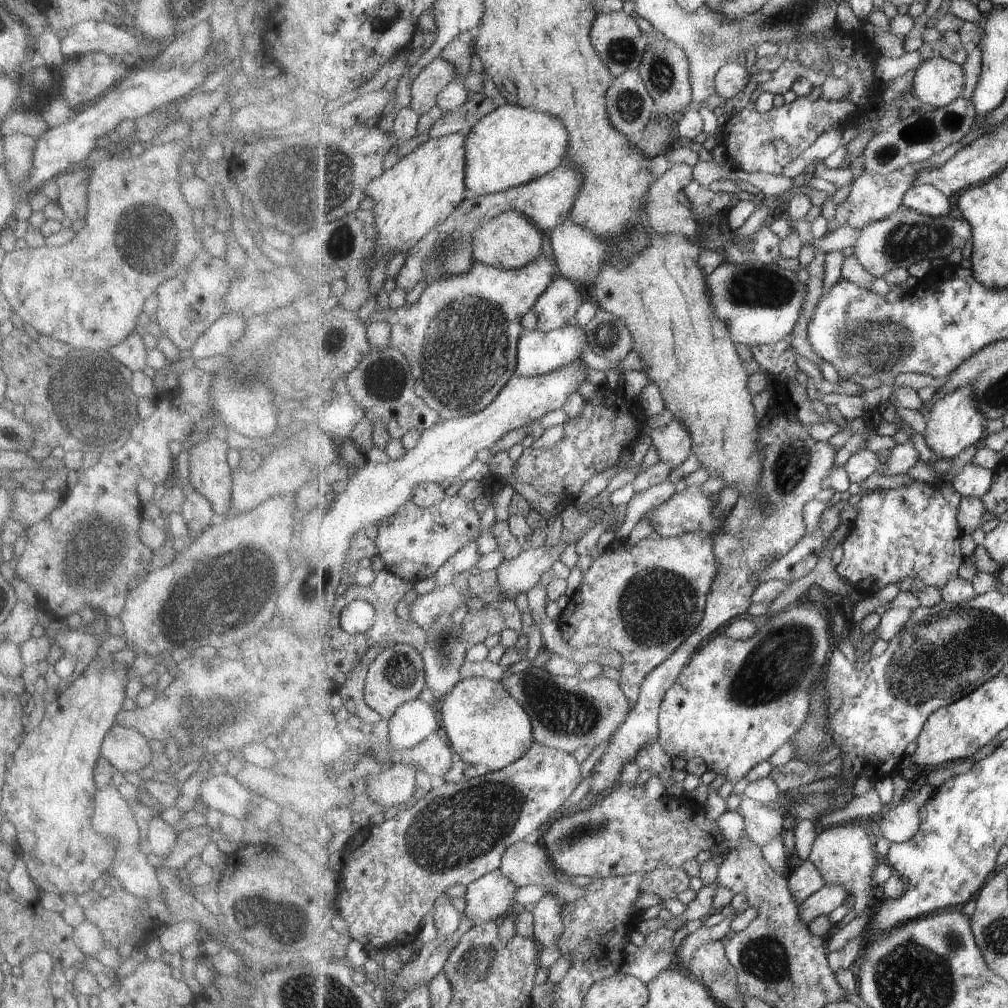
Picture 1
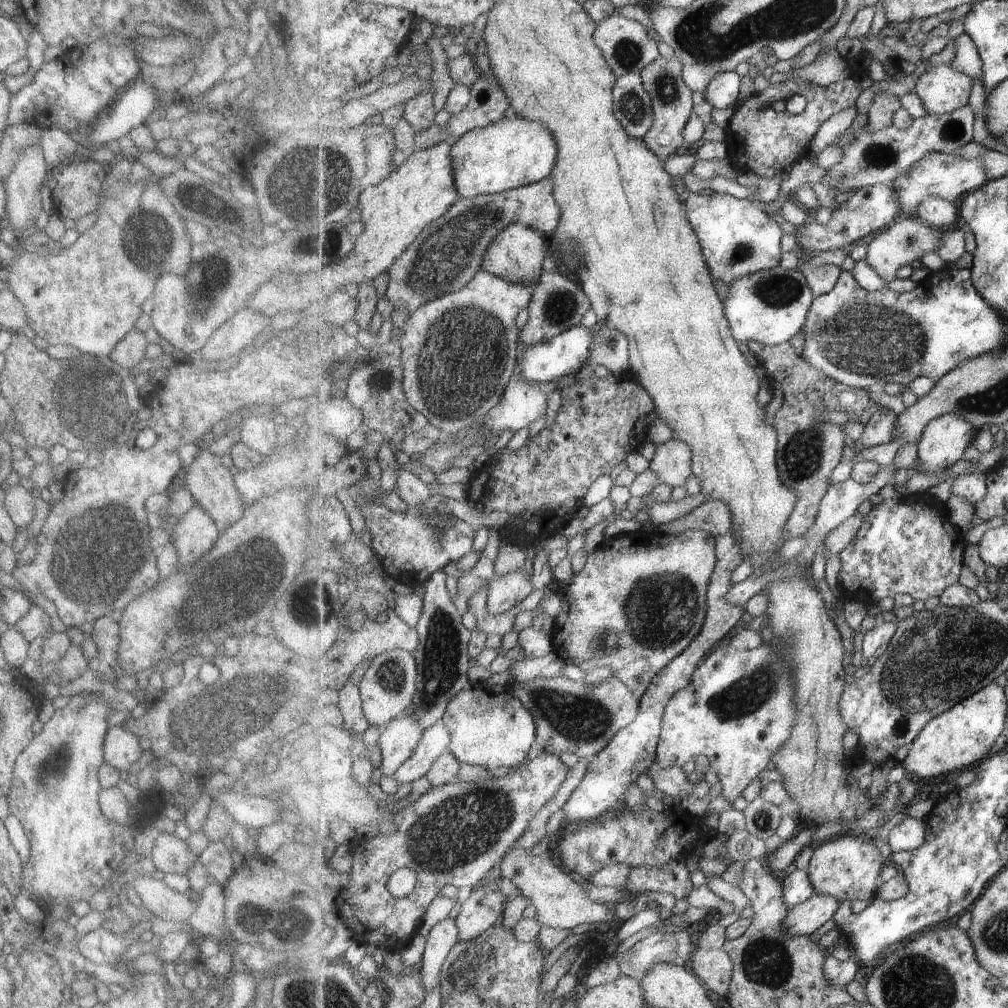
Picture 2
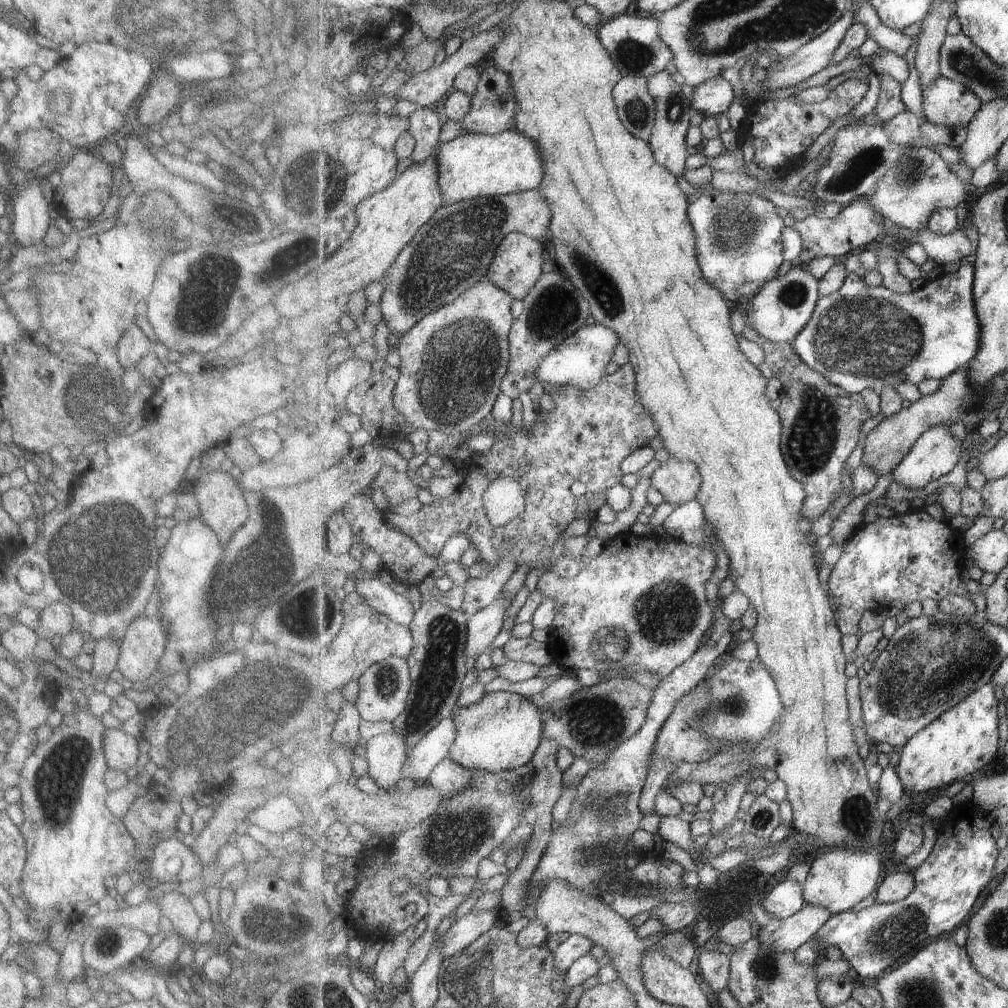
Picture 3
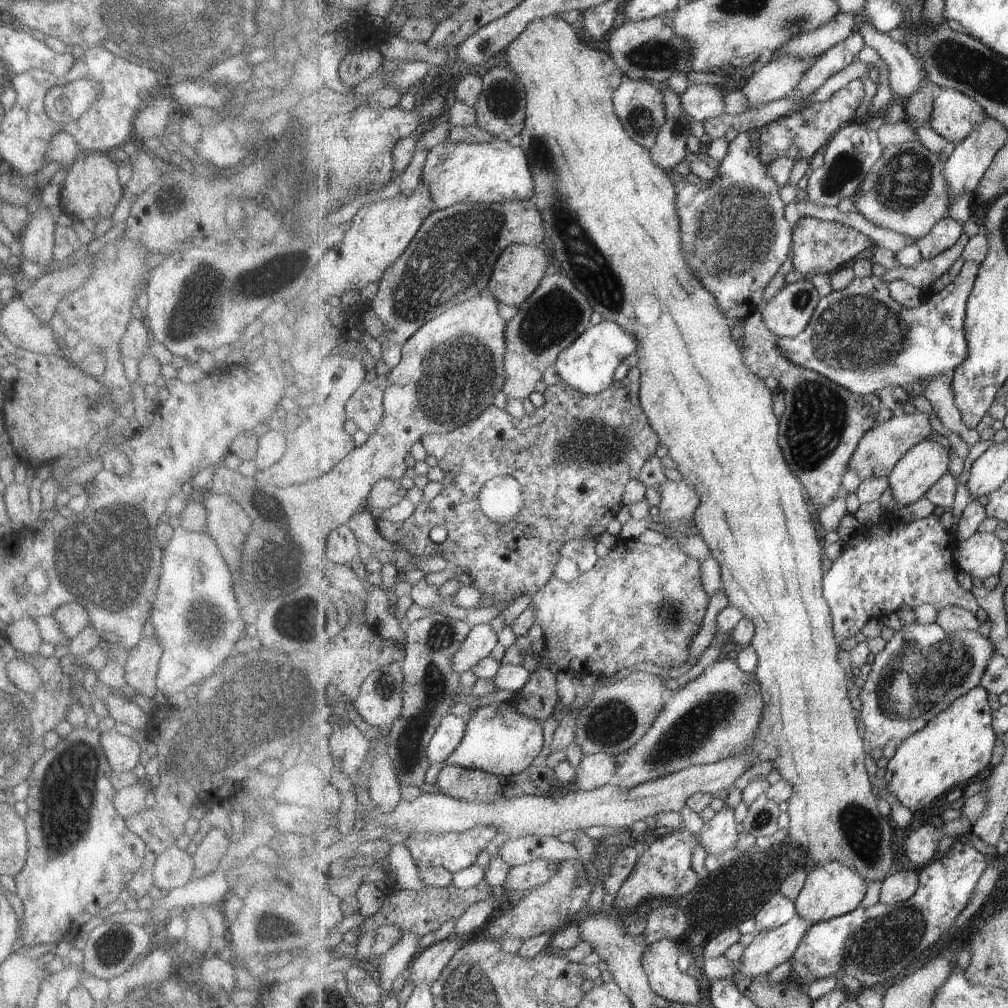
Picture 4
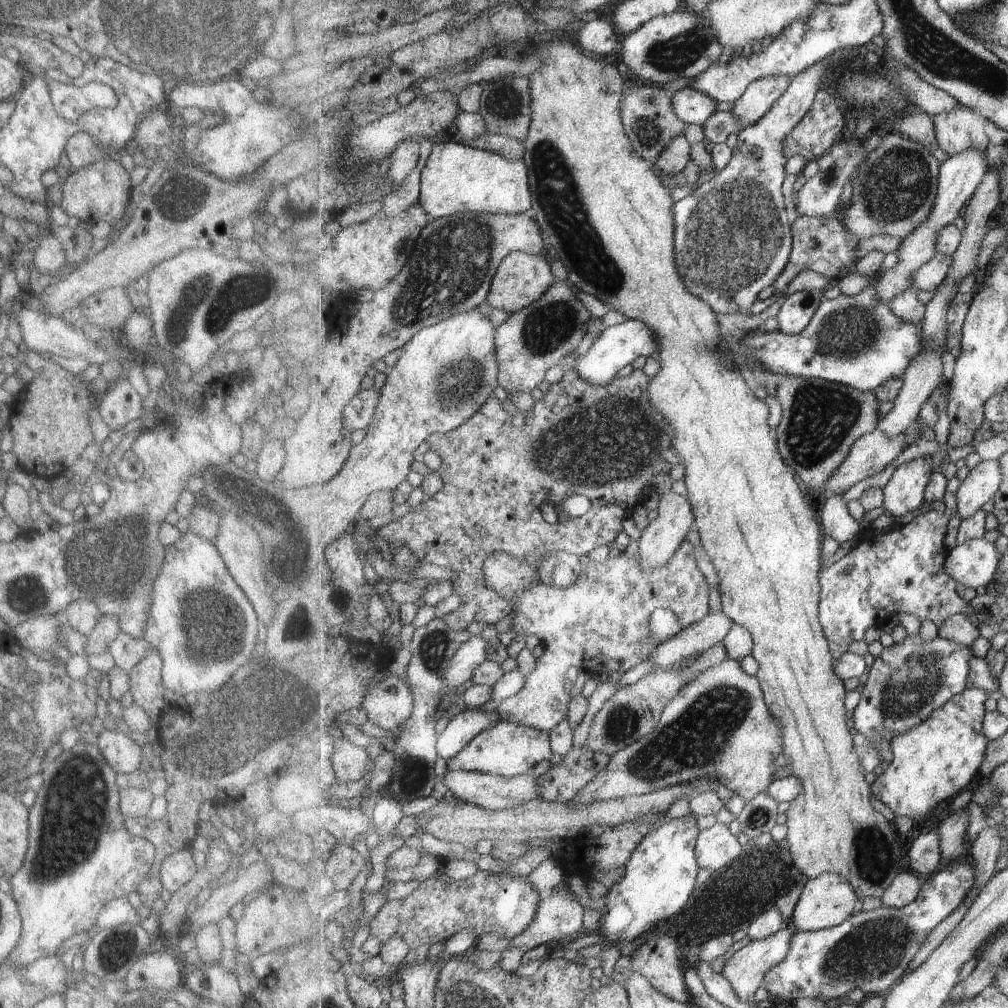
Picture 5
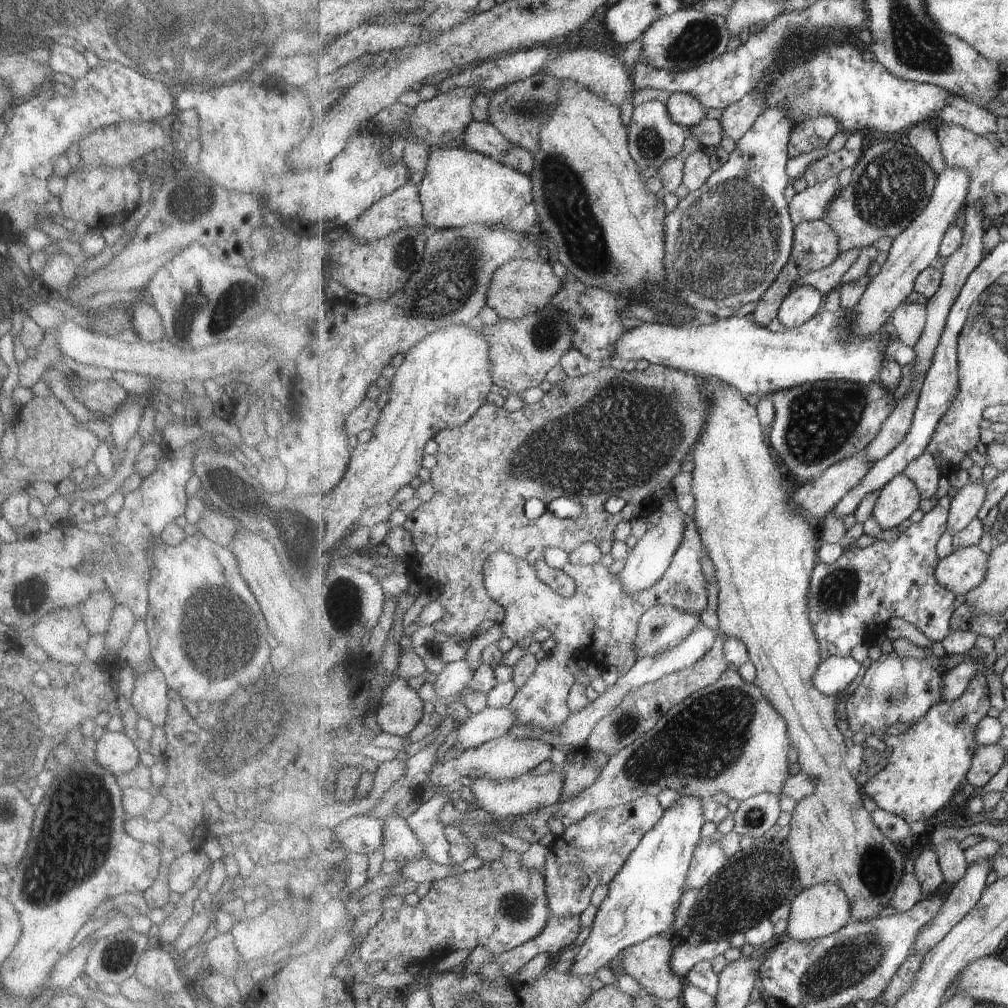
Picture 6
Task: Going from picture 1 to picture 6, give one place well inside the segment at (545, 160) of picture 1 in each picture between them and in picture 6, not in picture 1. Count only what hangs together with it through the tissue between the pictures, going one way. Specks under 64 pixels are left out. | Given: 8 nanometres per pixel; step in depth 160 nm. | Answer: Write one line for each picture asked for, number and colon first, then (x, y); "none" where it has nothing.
2: (508, 154)
3: (475, 165)
4: (494, 172)
5: (457, 178)
6: (460, 187)

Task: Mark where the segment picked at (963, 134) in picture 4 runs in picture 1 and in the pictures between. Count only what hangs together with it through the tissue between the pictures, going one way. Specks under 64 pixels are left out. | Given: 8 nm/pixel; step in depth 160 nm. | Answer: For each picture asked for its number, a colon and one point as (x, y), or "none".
1: (938, 82)
2: (942, 89)
3: (947, 103)

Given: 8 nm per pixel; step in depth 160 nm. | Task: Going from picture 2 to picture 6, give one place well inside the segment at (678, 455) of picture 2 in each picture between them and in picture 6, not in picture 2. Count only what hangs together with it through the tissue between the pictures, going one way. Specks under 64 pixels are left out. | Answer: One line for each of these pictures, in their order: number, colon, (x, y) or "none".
3: (679, 482)
4: (680, 499)
5: (663, 537)
6: (647, 562)

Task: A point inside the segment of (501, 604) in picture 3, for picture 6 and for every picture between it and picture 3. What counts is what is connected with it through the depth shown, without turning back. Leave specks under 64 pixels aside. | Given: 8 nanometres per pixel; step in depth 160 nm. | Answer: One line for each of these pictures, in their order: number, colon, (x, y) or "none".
4: (481, 641)
5: (473, 653)
6: (456, 677)

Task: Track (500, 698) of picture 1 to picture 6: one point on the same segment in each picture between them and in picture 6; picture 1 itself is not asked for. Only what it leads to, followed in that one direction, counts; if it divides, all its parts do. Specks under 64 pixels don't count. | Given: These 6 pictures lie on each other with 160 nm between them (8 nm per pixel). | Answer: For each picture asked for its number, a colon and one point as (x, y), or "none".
2: (490, 726)
3: (501, 732)
4: (499, 740)
5: (509, 750)
6: (505, 758)

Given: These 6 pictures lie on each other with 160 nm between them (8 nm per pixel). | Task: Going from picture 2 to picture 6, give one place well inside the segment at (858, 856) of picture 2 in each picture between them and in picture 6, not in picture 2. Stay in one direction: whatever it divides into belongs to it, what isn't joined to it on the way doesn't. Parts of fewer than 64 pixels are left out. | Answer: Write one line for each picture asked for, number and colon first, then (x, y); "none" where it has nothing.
3: (839, 878)
4: (833, 890)
5: (827, 901)
6: (818, 912)

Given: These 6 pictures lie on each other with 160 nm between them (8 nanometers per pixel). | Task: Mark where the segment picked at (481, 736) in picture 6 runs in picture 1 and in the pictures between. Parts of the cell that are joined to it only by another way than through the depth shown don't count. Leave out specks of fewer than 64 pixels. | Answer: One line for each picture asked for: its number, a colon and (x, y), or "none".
1: (394, 787)
2: (436, 739)
3: (433, 749)
4: (448, 738)
5: (461, 729)

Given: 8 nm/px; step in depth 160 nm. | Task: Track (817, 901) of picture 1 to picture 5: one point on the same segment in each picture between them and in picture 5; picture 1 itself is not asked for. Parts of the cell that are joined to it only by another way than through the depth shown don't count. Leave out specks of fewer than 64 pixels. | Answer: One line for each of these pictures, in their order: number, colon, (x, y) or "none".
2: (806, 918)
3: (779, 935)
4: (771, 948)
5: (747, 969)

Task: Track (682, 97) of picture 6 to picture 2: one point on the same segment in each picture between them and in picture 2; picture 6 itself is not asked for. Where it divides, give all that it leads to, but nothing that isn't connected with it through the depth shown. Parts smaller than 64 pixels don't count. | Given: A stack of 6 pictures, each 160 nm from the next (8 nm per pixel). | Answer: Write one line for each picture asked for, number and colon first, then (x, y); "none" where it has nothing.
2: (723, 91)
3: (714, 97)
4: (702, 102)
5: (693, 107)

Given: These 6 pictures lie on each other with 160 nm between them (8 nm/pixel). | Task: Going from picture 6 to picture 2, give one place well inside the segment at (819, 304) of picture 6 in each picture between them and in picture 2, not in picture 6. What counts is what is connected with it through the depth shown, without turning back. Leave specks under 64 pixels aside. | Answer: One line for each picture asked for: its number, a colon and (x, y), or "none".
2: (772, 306)
3: (782, 309)
4: (787, 314)
5: (797, 311)

